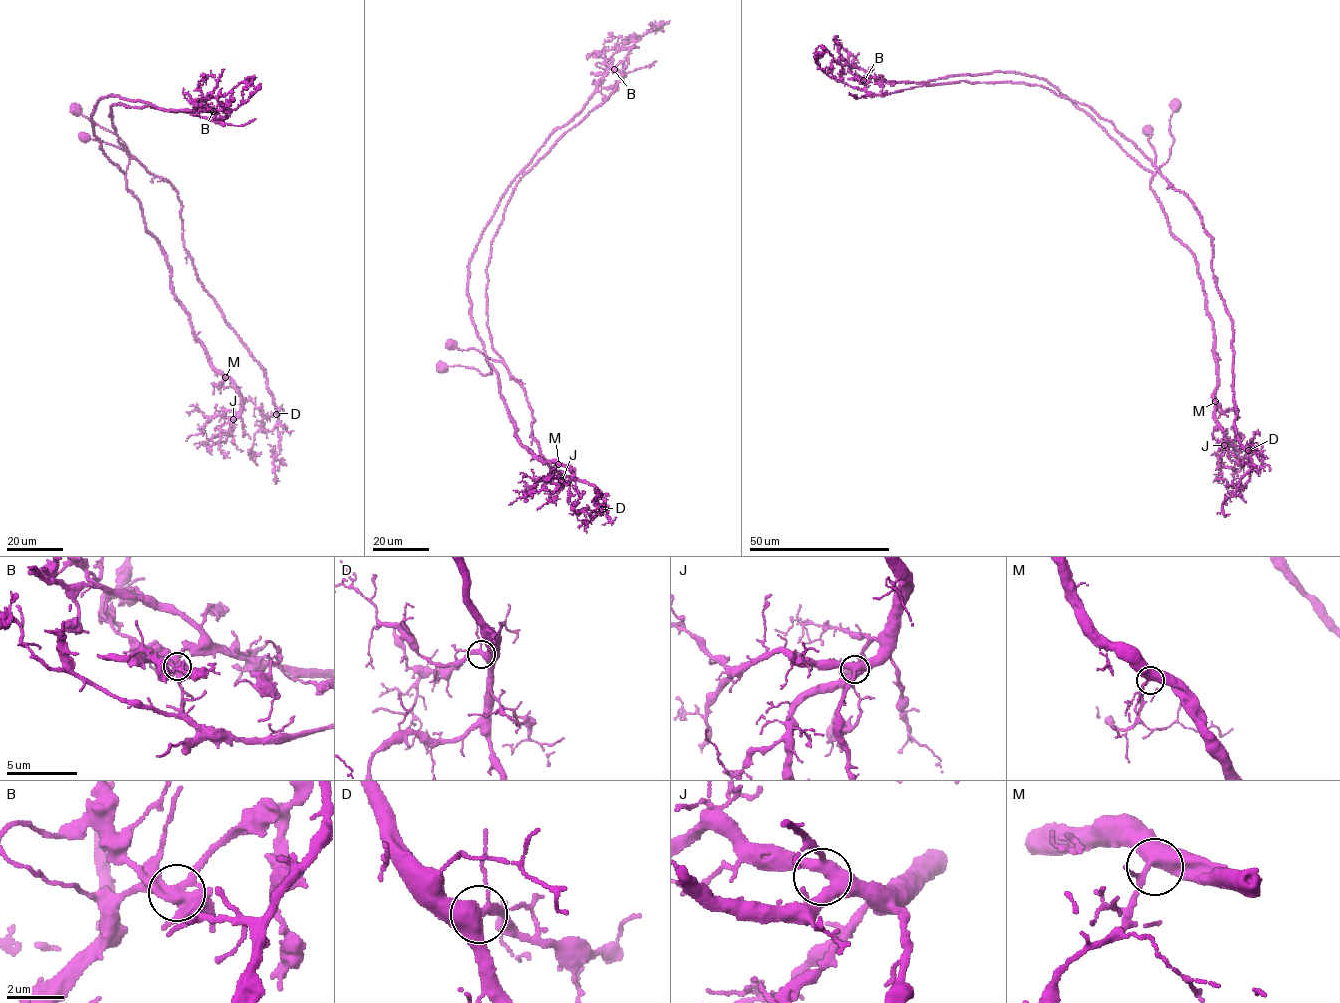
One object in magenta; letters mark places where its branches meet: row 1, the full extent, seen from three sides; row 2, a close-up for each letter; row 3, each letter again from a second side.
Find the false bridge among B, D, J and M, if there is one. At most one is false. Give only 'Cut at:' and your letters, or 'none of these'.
Cut at: B

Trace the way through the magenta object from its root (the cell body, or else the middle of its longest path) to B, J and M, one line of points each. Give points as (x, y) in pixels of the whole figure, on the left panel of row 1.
B: (76, 110), (125, 145), (125, 174), (94, 134), (91, 114), (101, 98), (213, 110)
J: (76, 110), (127, 147), (126, 188), (165, 253), (171, 292), (188, 316), (193, 336), (242, 400), (233, 419)
M: (76, 110), (127, 147), (126, 188), (165, 253), (171, 292), (188, 316), (193, 336), (225, 377)

